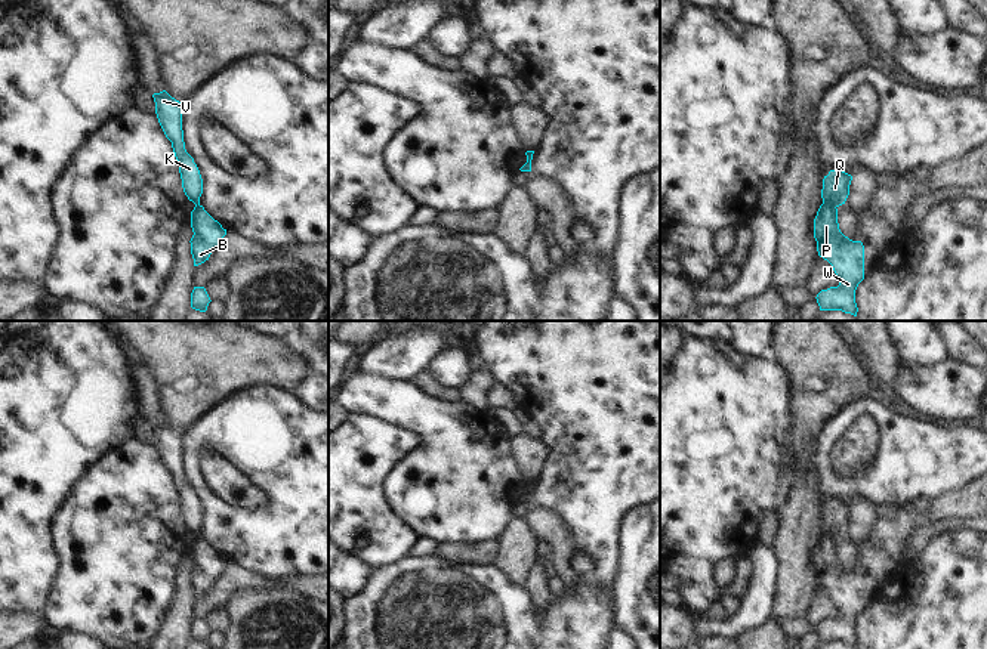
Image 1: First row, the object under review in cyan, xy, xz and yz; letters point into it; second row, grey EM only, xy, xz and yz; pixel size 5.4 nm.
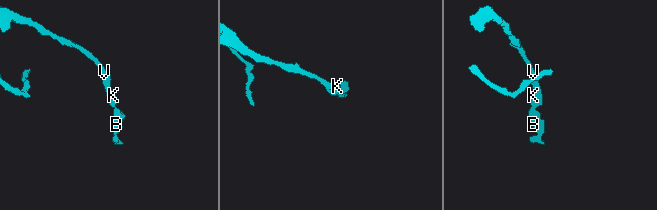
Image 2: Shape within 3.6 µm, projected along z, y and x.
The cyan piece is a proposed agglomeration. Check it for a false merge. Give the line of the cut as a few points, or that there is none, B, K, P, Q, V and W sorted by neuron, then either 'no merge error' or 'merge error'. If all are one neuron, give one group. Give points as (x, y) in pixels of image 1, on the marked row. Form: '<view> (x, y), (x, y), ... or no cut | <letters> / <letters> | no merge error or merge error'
yz (823, 201), (835, 207) | B P W / K Q V | merge error

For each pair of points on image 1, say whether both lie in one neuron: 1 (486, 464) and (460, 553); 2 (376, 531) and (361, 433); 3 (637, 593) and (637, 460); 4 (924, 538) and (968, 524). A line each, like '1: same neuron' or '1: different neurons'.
1: different neurons
2: same neuron
3: different neurons
4: same neuron

